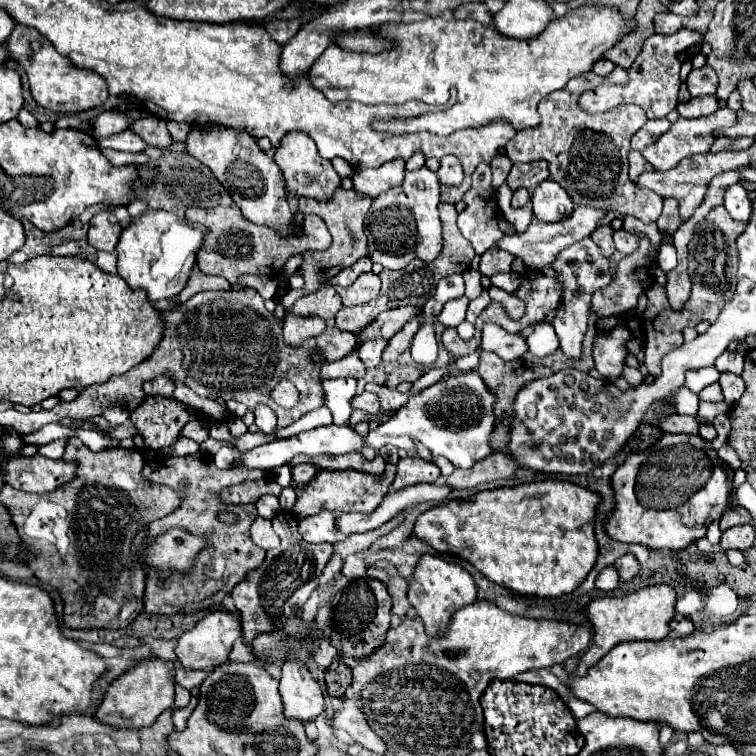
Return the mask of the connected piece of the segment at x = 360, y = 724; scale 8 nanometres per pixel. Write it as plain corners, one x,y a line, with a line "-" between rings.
346,696
340,698
340,700
342,700
342,708
340,708
340,712
334,714
332,726
348,732
364,748
368,748
372,752
378,752
378,754
384,754
388,750
386,744
370,730
370,726
366,724
362,712
358,710
358,706
352,700
348,700

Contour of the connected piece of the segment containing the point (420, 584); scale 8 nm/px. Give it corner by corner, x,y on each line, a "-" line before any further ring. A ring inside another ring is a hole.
422,554
408,586
408,600
422,618
428,636
442,636
452,614
476,600
476,584
460,564
446,562
440,554

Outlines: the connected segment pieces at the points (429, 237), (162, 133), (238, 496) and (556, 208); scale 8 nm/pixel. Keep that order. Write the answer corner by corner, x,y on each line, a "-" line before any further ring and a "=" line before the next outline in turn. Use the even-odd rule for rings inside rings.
420,168
406,172
402,186
396,186
372,200
364,232
368,236
368,256
388,270
400,270
410,260
434,260
442,250
442,226
438,218
440,182
436,172
=
158,116
138,118
138,120
134,120
130,124
130,130
136,132
150,146
164,148
164,146
170,146
172,144
172,138
170,138
170,134
166,130
166,122
160,120
=
266,476
260,480
246,480
236,486
222,488
220,498
224,504
248,504
248,502
256,502
264,494
280,496
280,490
282,488
270,476
=
546,180
544,184
538,184
534,188
532,206
534,216
540,222
554,222
568,216
568,212
572,212
574,208
574,202
564,192
564,188
560,188
560,184
556,184
554,180

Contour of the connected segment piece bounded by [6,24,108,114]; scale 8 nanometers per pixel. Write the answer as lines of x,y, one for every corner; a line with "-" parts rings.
16,24
12,36
6,42
6,48
10,58
26,70
30,92
32,92
32,98
38,102
38,106
50,108
62,114
62,112
84,112
106,102
108,90
104,80
96,76
96,72
92,70
74,68
74,64
68,58
60,56
56,48
52,48
52,42
48,42
48,38
36,32
36,28

